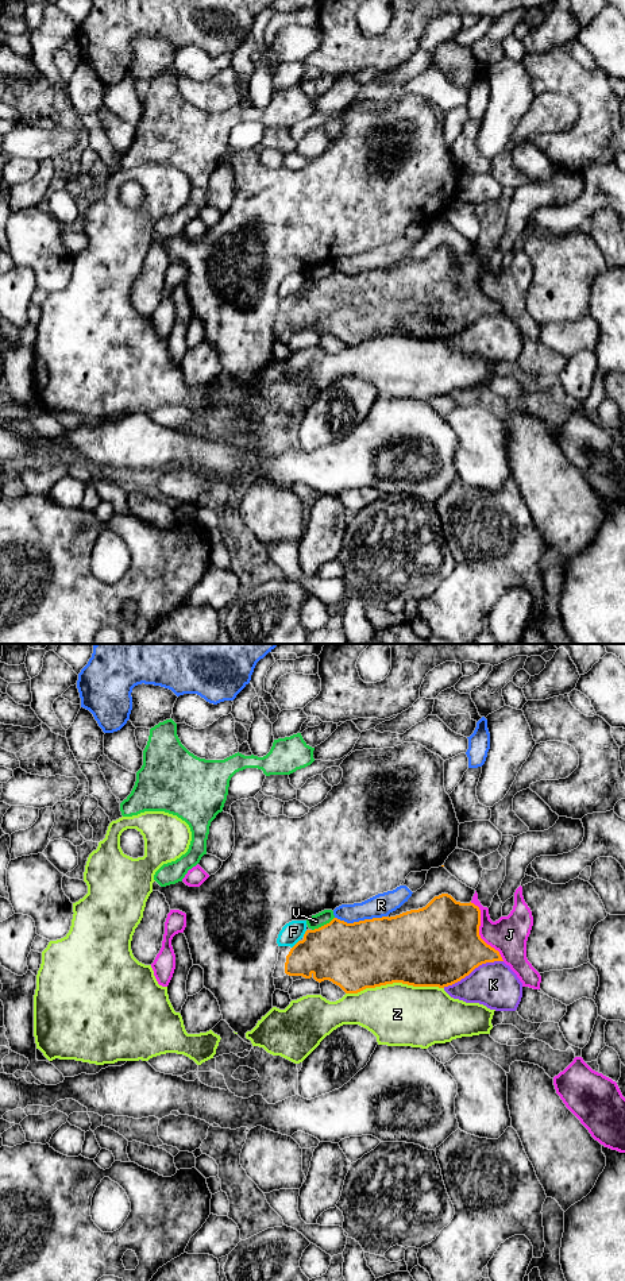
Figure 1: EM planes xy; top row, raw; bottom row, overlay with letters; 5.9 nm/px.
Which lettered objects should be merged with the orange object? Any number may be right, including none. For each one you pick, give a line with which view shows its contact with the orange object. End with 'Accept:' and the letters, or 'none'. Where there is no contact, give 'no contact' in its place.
Accept: none

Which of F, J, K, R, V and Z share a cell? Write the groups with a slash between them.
F V / J / K / R / Z

